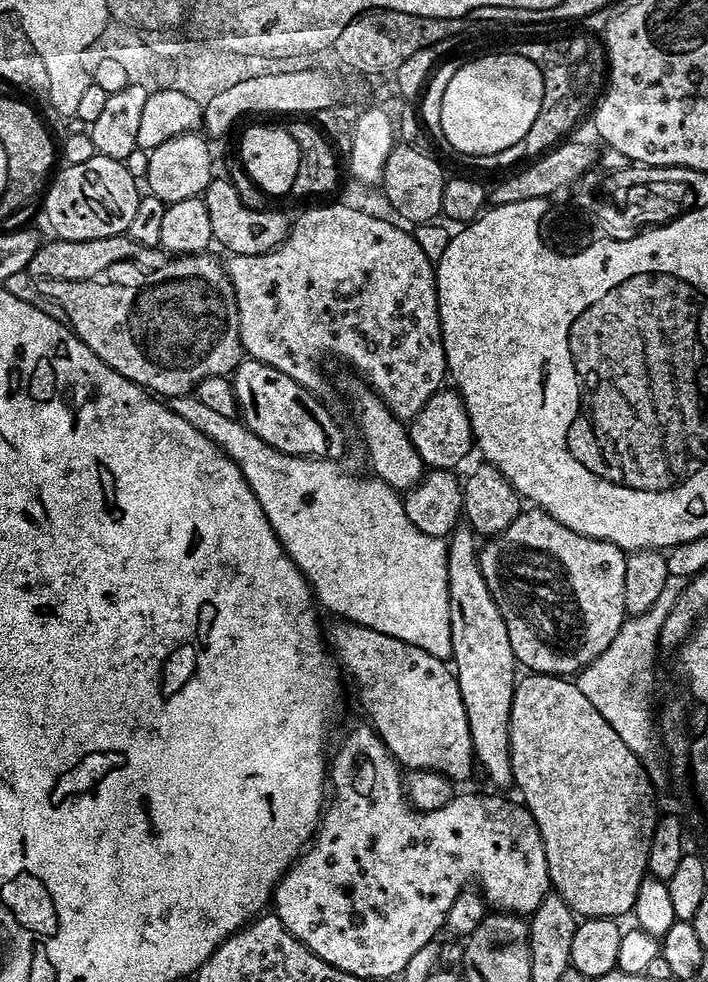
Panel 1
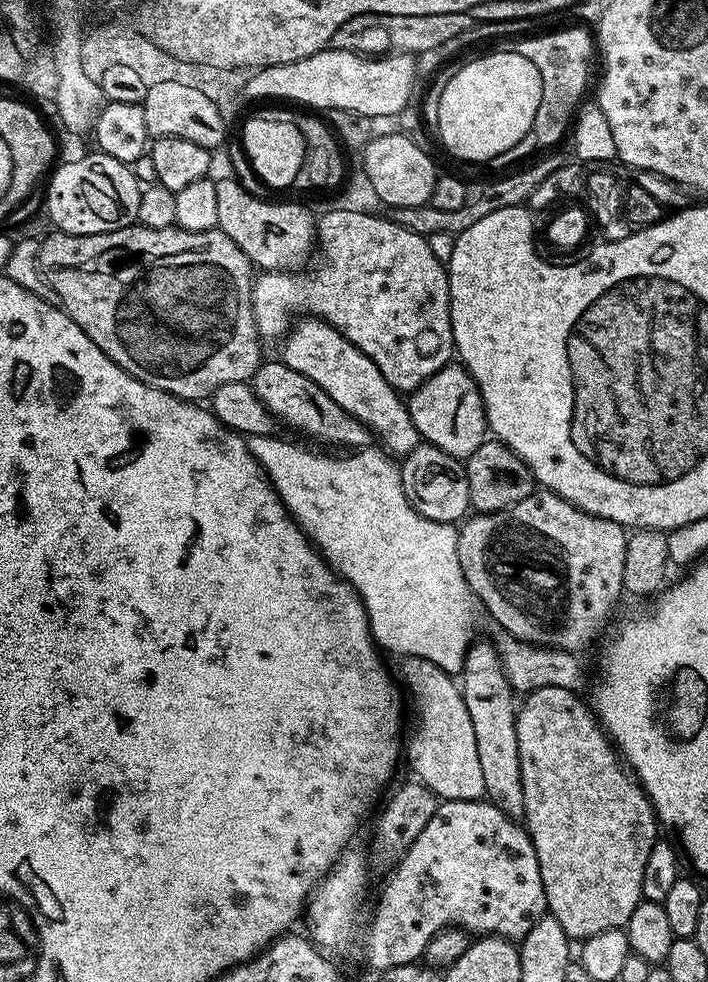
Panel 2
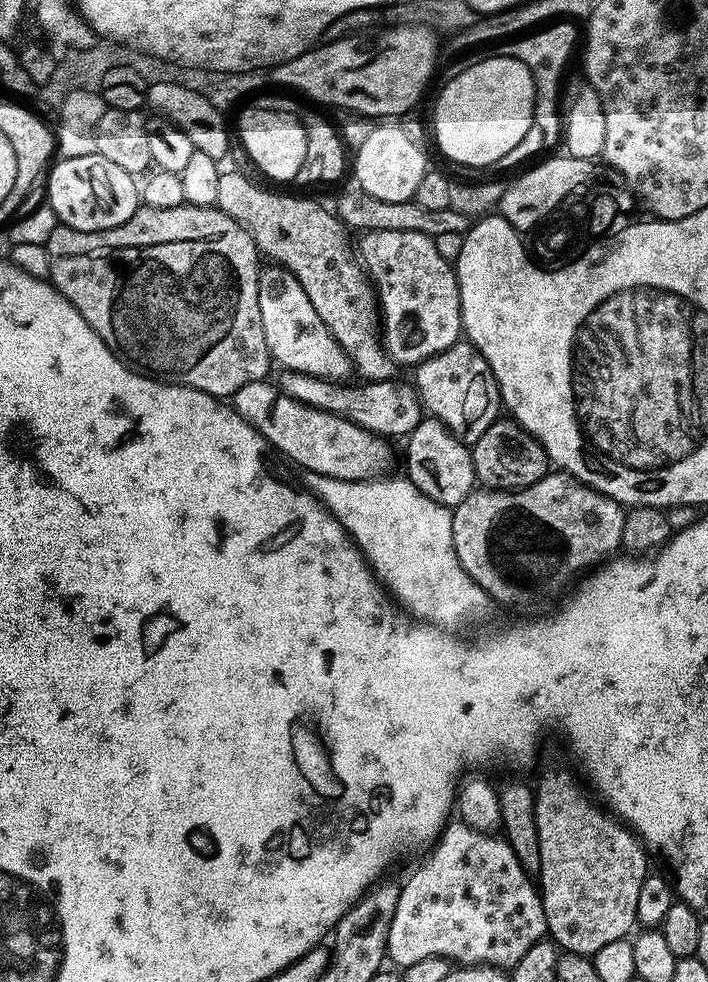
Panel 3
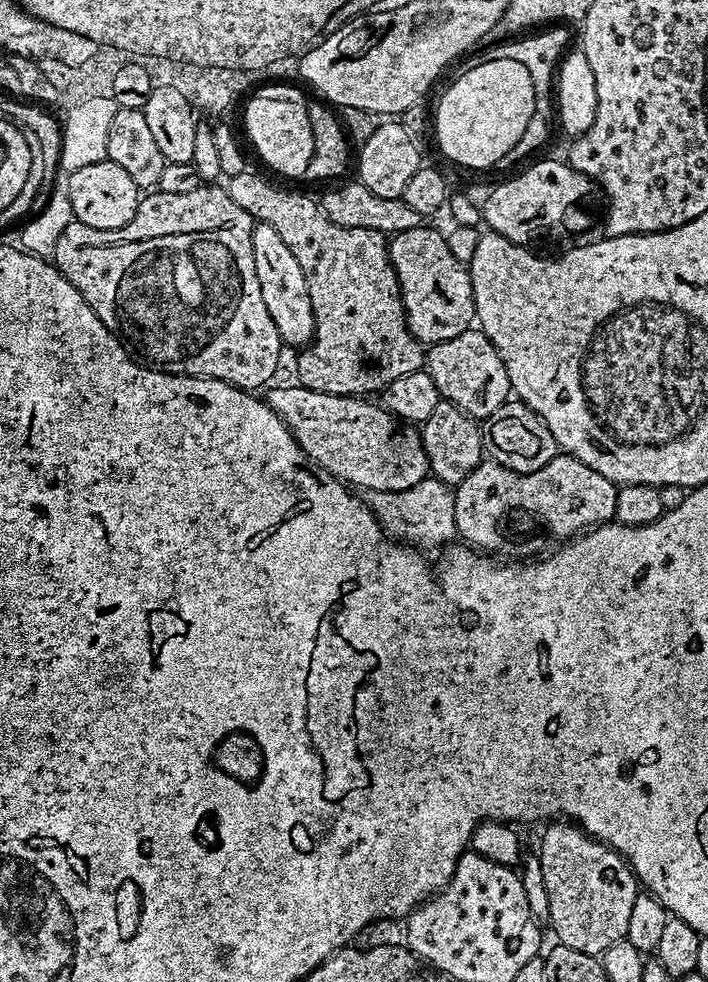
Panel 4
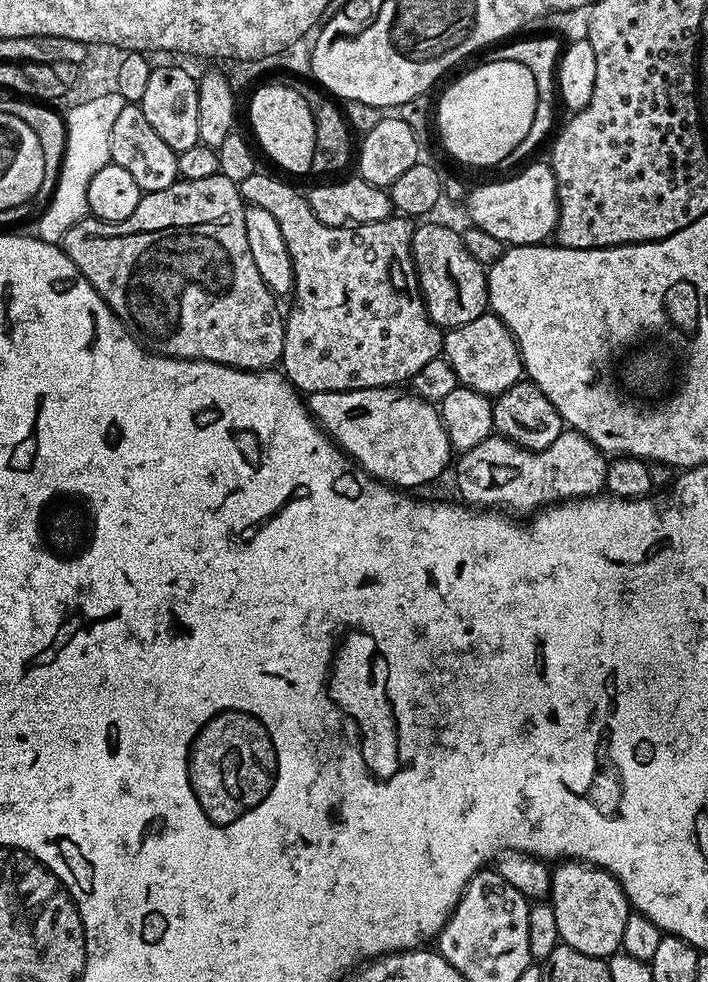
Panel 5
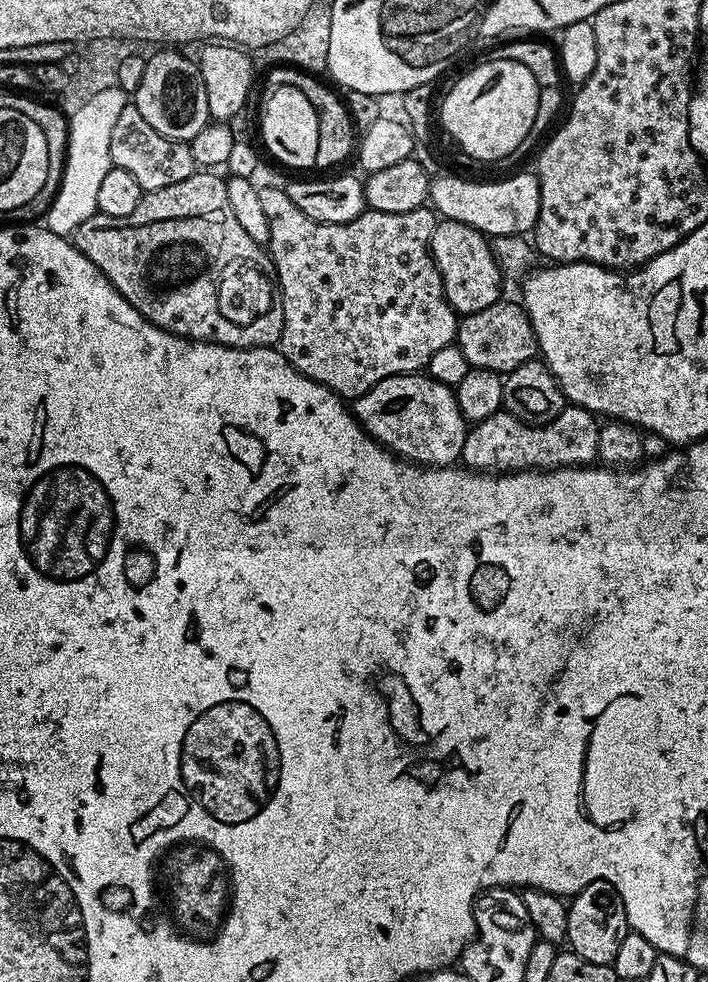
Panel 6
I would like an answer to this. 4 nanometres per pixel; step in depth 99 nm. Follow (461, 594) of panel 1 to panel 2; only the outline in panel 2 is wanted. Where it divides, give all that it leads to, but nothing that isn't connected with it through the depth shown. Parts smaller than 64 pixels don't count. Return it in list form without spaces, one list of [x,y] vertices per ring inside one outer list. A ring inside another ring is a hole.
[[[473,643],[464,656],[464,670],[462,673],[462,691],[466,710],[470,710],[470,722],[474,722],[474,742],[478,742],[478,763],[482,766],[482,778],[486,781],[484,791],[488,803],[498,806],[502,814],[513,818],[523,817],[524,795],[522,794],[522,766],[518,762],[518,730],[516,729],[517,701],[510,682],[504,673],[504,665],[500,662],[500,655],[496,652],[495,643]]]

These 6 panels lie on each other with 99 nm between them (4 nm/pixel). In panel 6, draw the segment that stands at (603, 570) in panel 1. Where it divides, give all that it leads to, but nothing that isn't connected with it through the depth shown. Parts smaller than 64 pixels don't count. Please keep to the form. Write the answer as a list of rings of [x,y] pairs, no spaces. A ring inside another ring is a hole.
[[[566,406],[543,426],[533,426],[501,410],[469,427],[460,460],[469,470],[493,474],[588,466],[597,459],[600,425],[601,421],[593,413],[575,406]]]

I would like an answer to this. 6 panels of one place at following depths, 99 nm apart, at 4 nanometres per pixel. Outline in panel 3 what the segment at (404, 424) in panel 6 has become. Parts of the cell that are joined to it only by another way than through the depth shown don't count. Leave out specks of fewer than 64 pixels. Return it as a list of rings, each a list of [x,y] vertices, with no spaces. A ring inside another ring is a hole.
[[[268,380],[246,383],[232,397],[232,406],[240,416],[246,418],[254,426],[269,445],[283,457],[289,456],[300,468],[305,468],[305,473],[317,476],[329,476],[339,480],[370,480],[383,477],[391,473],[392,468],[392,448],[387,439],[338,414],[330,414],[326,410],[318,410],[314,406],[306,406],[294,398],[280,391],[275,384]]]

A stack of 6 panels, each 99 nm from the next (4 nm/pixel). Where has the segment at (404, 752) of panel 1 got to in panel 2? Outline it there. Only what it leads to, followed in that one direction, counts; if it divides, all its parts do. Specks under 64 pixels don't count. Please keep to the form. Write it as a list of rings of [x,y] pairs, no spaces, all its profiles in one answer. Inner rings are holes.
[[[405,656],[399,663],[399,679],[404,679],[416,695],[416,725],[412,728],[413,736],[406,740],[406,764],[408,760],[416,775],[413,777],[441,801],[485,799],[486,781],[478,763],[474,722],[470,722],[461,685],[429,660]]]

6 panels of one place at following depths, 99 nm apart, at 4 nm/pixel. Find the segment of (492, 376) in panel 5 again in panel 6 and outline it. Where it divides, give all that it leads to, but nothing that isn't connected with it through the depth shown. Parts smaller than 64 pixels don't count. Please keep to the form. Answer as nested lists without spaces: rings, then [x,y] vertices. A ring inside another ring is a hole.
[[[507,298],[497,300],[494,306],[478,310],[463,317],[456,325],[456,347],[462,350],[466,362],[474,368],[507,374],[513,372],[522,362],[537,355],[536,335],[523,303],[511,304]]]

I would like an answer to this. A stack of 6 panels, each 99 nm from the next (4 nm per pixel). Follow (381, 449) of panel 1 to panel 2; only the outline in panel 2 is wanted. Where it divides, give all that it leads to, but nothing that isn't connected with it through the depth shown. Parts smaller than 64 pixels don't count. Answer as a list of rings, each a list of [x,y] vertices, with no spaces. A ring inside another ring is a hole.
[[[300,318],[289,328],[287,336],[282,341],[280,358],[290,370],[298,370],[314,386],[322,386],[346,414],[358,418],[365,424],[369,433],[376,436],[381,445],[393,457],[403,458],[416,449],[421,443],[418,430],[408,413],[408,405],[402,399],[401,393],[382,378],[382,370],[374,366],[374,362],[358,346],[354,346],[334,326],[325,320],[315,318]]]

